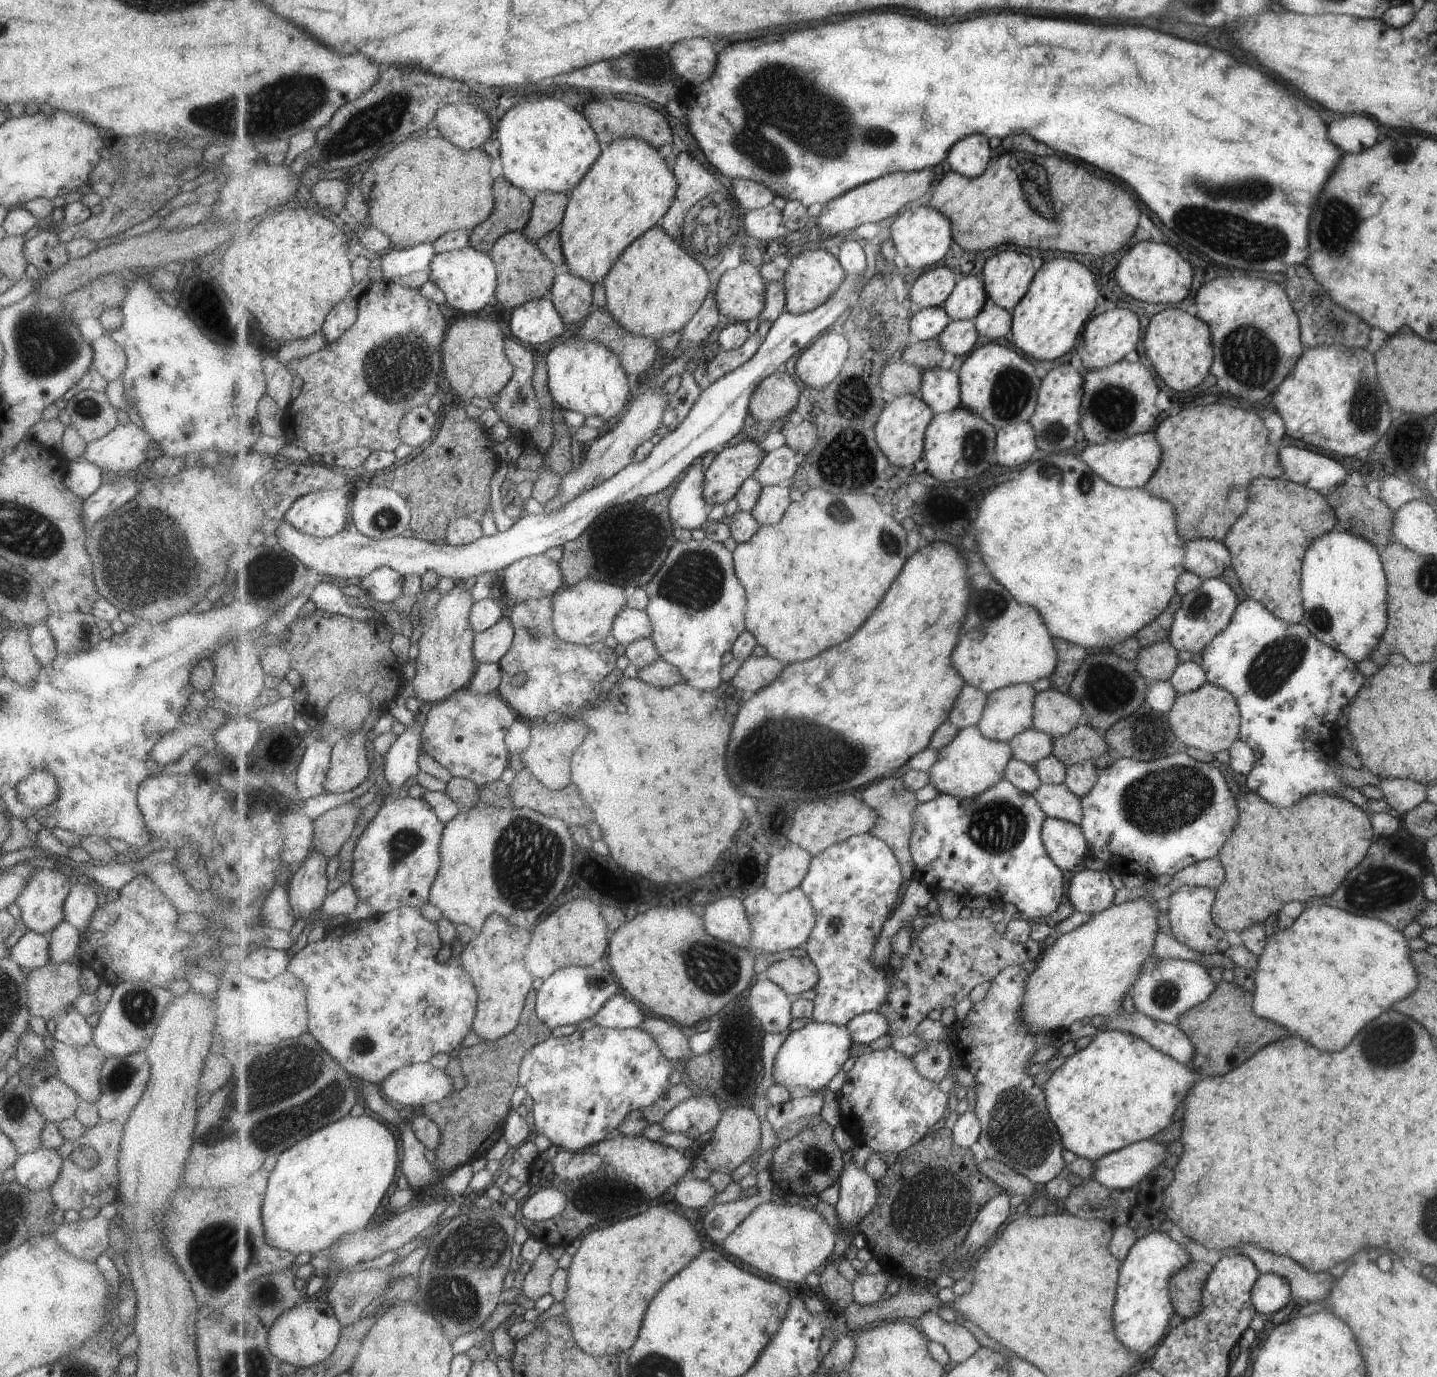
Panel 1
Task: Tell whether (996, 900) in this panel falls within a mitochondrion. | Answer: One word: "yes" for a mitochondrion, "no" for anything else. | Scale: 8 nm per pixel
no

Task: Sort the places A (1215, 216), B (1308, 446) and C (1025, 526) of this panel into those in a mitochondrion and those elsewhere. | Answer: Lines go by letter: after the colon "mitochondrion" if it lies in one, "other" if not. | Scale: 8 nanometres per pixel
A: mitochondrion
B: other
C: other

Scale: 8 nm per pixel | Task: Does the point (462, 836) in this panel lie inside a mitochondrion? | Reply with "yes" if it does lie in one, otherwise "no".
no

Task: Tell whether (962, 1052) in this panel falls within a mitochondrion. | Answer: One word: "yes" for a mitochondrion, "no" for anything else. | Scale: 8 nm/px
no

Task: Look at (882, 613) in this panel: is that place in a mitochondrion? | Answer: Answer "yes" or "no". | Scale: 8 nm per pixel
no

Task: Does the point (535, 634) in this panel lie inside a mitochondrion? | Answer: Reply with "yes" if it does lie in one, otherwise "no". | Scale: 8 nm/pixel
yes

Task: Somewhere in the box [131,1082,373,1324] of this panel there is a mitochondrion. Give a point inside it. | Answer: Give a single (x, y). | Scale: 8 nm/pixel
(219, 1248)

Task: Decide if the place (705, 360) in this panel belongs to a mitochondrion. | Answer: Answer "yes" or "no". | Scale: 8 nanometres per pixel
no

